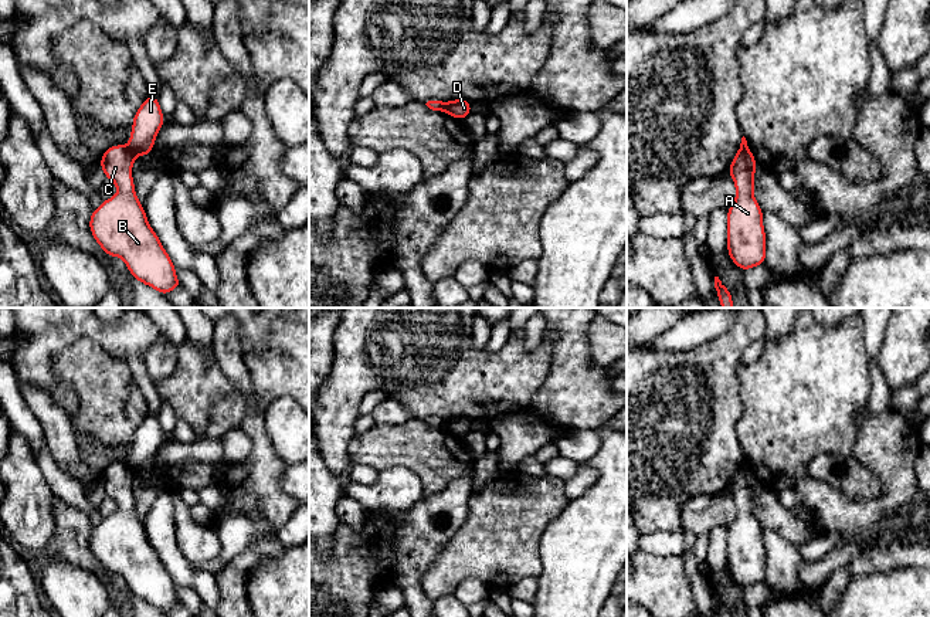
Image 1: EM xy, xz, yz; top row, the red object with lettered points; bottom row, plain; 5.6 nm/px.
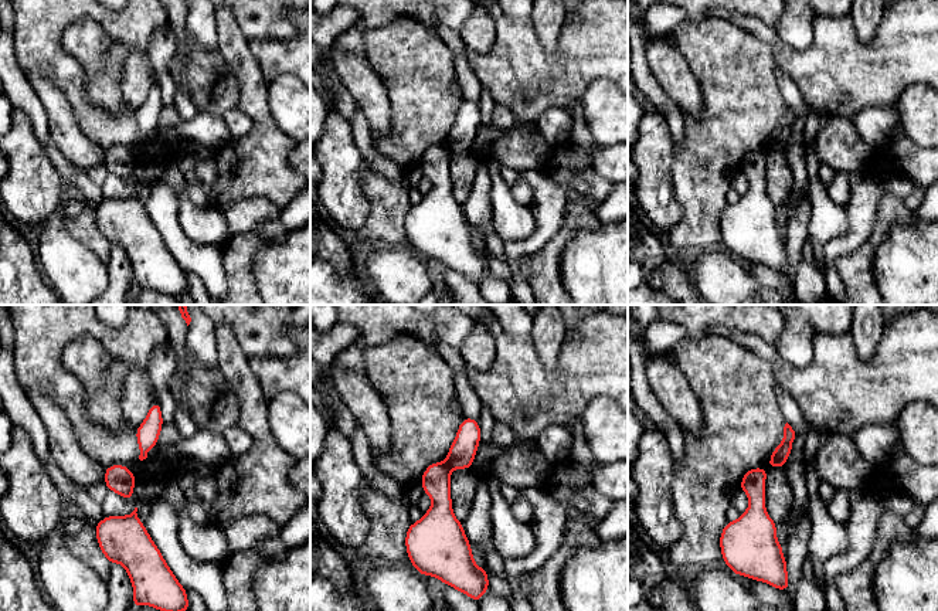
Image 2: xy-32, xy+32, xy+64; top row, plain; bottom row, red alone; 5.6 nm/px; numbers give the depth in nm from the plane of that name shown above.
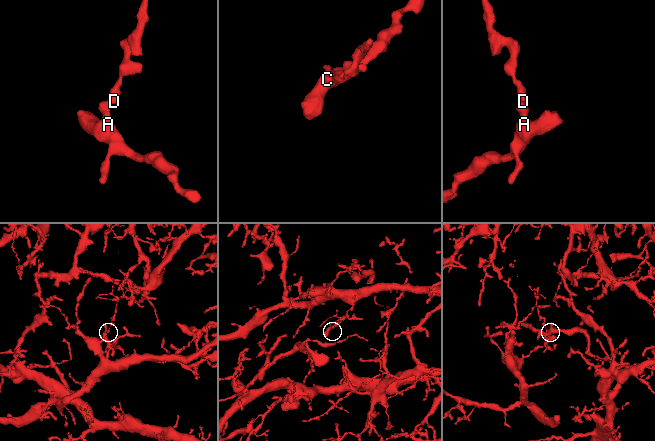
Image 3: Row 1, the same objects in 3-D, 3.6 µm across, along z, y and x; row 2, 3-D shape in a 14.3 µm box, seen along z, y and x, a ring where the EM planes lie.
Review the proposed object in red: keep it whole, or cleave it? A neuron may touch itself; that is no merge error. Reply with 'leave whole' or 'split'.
split

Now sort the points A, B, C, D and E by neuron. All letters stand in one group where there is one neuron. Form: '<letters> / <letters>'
A B C / D E

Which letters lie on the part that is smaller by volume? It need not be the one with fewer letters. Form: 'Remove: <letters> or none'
Remove: D, E

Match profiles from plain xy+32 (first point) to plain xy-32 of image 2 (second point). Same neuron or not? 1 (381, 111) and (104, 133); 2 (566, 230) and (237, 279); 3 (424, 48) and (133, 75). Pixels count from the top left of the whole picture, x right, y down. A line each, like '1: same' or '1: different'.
1: different
2: same
3: different

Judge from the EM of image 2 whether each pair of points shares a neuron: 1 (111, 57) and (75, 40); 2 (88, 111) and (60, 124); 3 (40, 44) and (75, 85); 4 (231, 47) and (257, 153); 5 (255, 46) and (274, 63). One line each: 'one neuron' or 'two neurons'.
1: one neuron
2: two neurons
3: one neuron
4: one neuron
5: one neuron

